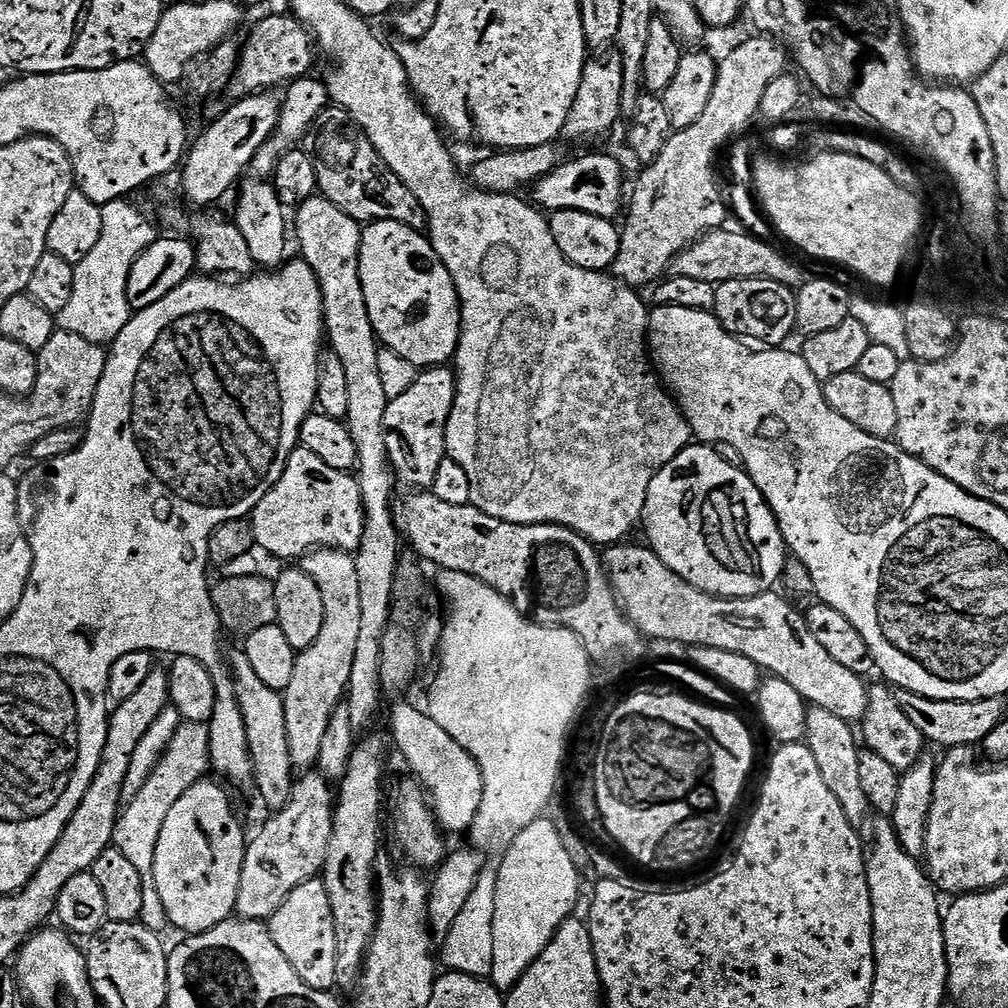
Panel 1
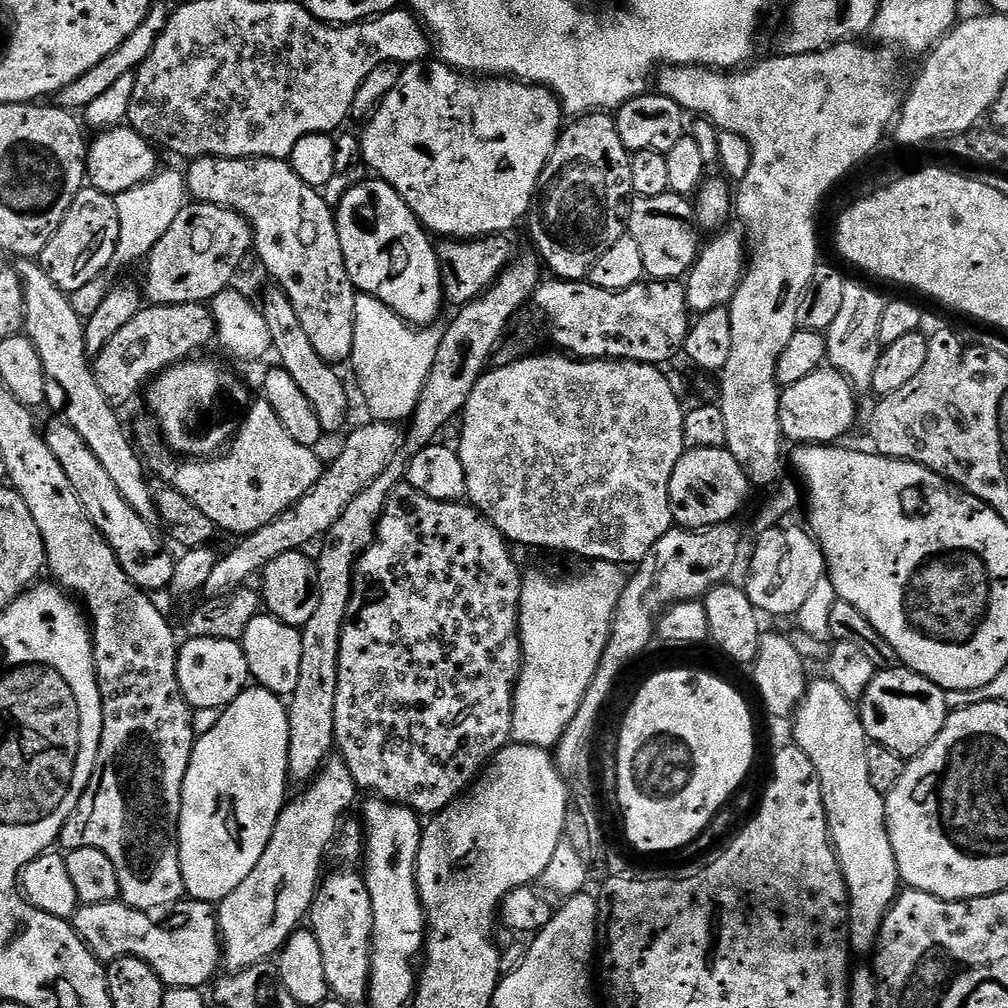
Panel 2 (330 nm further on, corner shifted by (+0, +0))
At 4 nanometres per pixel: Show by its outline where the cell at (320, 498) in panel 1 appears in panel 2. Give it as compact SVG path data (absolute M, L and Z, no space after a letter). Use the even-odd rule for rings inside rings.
M260 398L223 454L215 458L185 459L180 462L184 464L170 465L164 476L168 479L165 481L214 522L221 533L233 532L236 538L243 538L274 522L274 518L293 508L316 485L322 471L316 454L313 449L298 446L298 442L282 430L282 422L278 422L278 414L270 410L270 402Z

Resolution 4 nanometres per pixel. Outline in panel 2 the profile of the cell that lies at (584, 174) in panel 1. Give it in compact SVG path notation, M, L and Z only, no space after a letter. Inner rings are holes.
M676 192L658 194L658 198L636 198L631 201L626 212L626 232L634 238L634 242L638 242L645 277L676 282L692 271L692 265L702 248L702 239L693 220L693 205L688 203L685 197Z

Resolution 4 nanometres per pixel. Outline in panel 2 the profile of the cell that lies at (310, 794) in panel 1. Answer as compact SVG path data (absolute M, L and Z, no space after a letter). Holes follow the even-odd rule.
M185 898L168 908L154 912L143 912L126 906L123 902L105 904L85 904L76 910L70 921L82 938L82 942L102 962L111 962L123 956L133 956L146 962L158 974L160 981L169 988L190 986L203 989L208 979L211 981L222 968L222 941L216 922L216 912L207 900Z

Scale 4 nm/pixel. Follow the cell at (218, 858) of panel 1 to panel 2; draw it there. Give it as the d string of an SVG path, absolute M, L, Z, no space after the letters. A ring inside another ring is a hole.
M259 686L249 687L233 704L223 709L218 718L218 724L205 736L199 737L196 745L192 747L190 766L186 770L186 778L182 786L182 810L180 811L180 865L182 866L182 878L184 879L184 891L193 900L207 900L219 902L230 895L258 866L258 858L262 858L262 850L270 842L270 834L280 817L280 811L284 809L286 795L284 791L290 788L288 779L288 710L285 701L273 692L267 692Z

